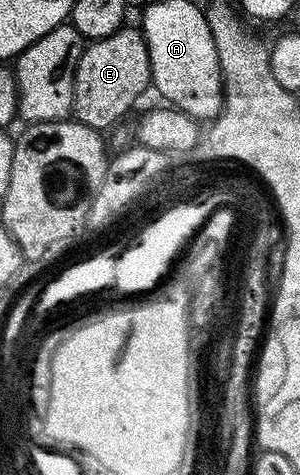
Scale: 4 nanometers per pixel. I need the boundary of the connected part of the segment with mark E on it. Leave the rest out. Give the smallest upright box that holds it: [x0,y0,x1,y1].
[72,25,153,132]

